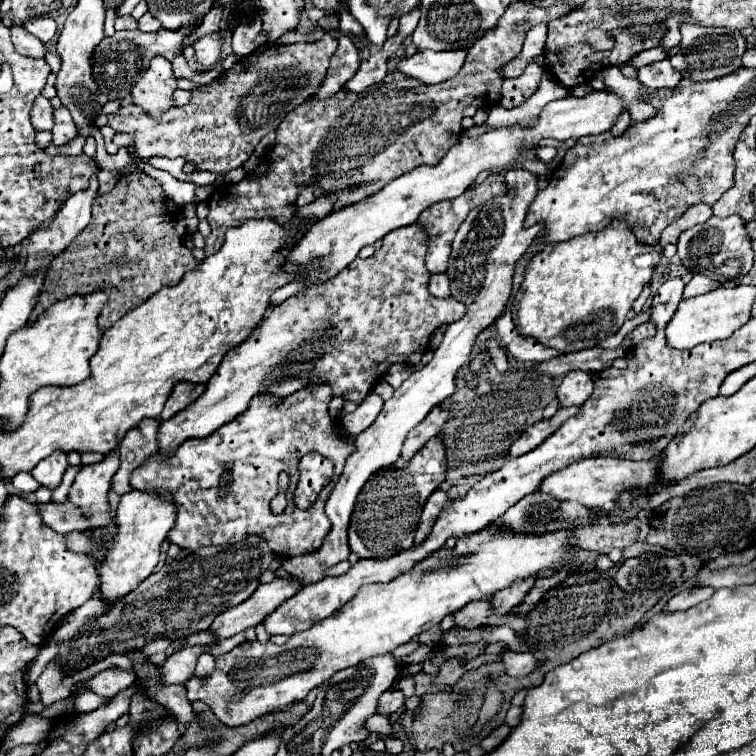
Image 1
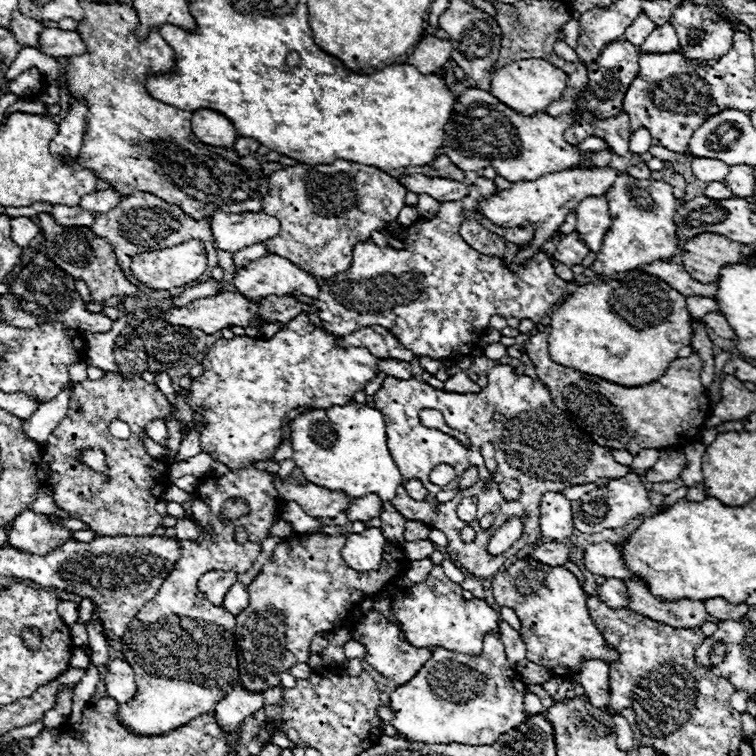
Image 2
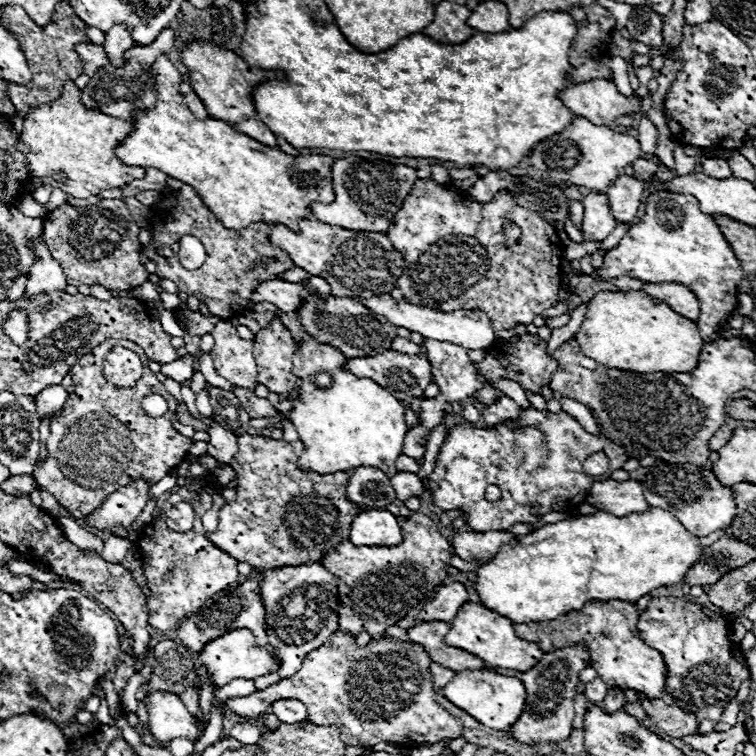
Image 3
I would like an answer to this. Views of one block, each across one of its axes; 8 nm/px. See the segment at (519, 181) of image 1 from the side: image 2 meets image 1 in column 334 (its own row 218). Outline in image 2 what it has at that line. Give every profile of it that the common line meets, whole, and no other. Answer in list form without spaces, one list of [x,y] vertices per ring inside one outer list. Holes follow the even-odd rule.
[[[574,168],[574,170],[552,172],[552,174],[546,174],[542,178],[530,180],[530,182],[526,182],[526,180],[516,182],[508,190],[498,190],[490,198],[482,200],[478,204],[478,210],[482,212],[484,218],[488,218],[490,222],[494,222],[496,226],[502,226],[502,228],[516,228],[516,226],[524,226],[524,224],[530,224],[534,228],[534,242],[529,245],[529,248],[520,251],[512,261],[520,264],[522,260],[532,258],[540,252],[542,244],[564,222],[566,214],[570,210],[576,210],[576,206],[582,202],[582,198],[604,196],[608,192],[608,188],[614,184],[616,176],[620,176],[620,172],[612,170],[612,168],[594,168],[594,170]]]

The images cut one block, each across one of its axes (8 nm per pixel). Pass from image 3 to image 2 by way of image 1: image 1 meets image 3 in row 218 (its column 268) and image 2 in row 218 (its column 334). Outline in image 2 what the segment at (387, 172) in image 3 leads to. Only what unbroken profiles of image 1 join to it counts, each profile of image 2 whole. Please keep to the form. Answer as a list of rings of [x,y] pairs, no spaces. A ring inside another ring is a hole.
[[[334,162],[330,166],[300,164],[288,170],[276,170],[268,176],[268,194],[262,198],[262,212],[278,218],[280,232],[264,242],[266,250],[270,254],[278,254],[290,260],[292,264],[310,272],[316,278],[330,278],[338,272],[346,272],[352,262],[354,246],[358,242],[368,242],[374,230],[380,232],[388,228],[388,222],[396,220],[398,212],[404,208],[404,196],[406,196],[406,188],[398,184],[396,178],[388,176],[378,168],[362,166],[354,162]]]

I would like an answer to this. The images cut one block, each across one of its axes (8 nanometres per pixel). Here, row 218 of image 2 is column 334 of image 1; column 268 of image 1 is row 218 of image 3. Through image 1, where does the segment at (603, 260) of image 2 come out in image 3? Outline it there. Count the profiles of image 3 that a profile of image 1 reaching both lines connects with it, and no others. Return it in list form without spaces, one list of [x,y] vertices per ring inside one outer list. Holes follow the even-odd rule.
[[[656,192],[656,194],[648,196],[646,214],[644,214],[642,222],[636,224],[634,228],[630,228],[624,234],[624,238],[620,240],[620,244],[604,254],[604,264],[596,272],[606,282],[612,282],[614,278],[630,276],[630,278],[638,278],[642,282],[652,282],[652,284],[678,282],[678,284],[688,286],[698,296],[700,306],[702,306],[698,328],[700,328],[700,336],[704,338],[704,342],[712,342],[712,336],[716,334],[716,330],[720,330],[726,324],[728,316],[732,316],[732,312],[736,308],[736,294],[738,294],[736,284],[742,280],[740,262],[734,256],[732,248],[726,244],[726,238],[722,236],[714,218],[700,212],[698,200],[694,196],[668,194],[668,192]]]

